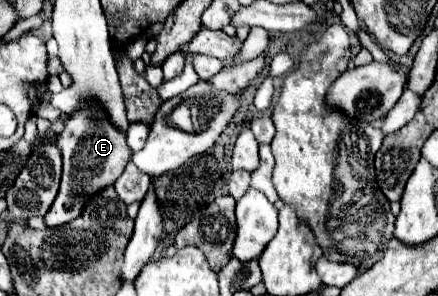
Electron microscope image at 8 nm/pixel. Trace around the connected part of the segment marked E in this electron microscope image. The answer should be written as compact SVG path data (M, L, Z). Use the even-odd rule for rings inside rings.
M93 98L81 102L79 108L67 116L65 128L57 136L57 146L63 154L63 178L59 194L49 214L45 214L45 224L49 228L75 220L81 214L87 196L113 184L131 158L131 150L127 146L127 134L113 126L113 122L105 112L105 106Z

